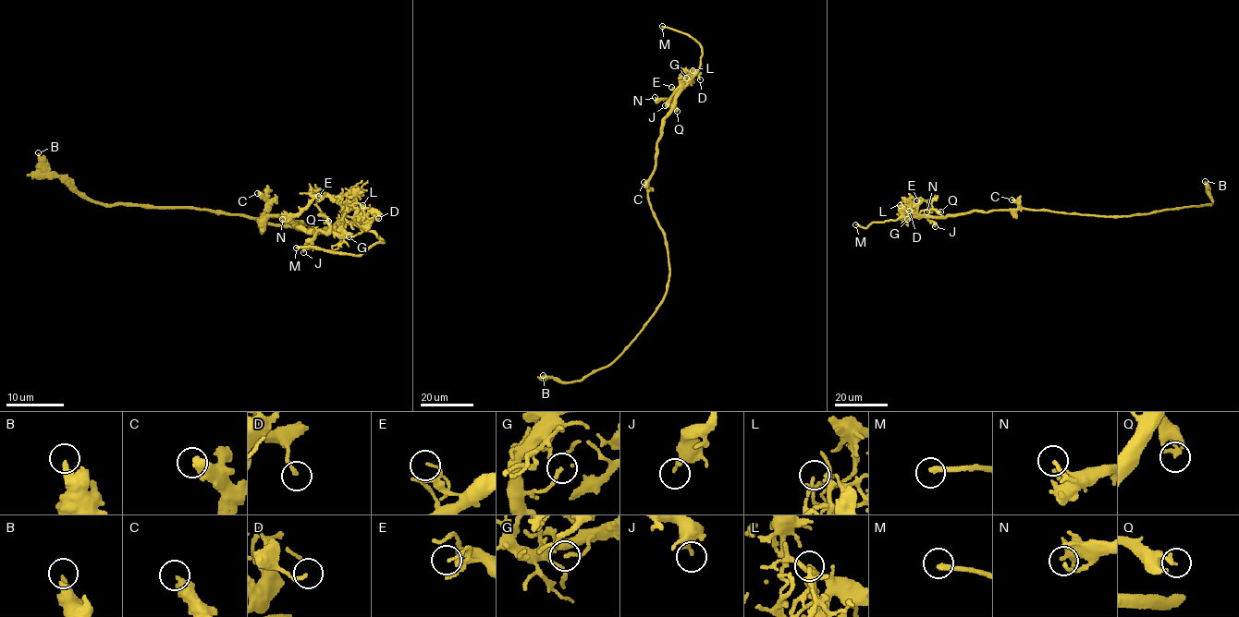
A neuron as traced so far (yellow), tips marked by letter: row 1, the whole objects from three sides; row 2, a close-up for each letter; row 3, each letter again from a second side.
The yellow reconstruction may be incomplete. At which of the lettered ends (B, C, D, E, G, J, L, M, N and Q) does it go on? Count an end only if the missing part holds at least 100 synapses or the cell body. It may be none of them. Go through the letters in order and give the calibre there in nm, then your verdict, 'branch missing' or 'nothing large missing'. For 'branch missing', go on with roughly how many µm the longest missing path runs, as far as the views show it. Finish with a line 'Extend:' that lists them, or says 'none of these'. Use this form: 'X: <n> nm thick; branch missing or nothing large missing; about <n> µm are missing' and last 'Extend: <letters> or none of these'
B: 280 nm thick; nothing large missing
C: 480 nm thick; nothing large missing
D: 170 nm thick; nothing large missing
E: 90 nm thick; nothing large missing
G: 180 nm thick; nothing large missing
J: 280 nm thick; nothing large missing
L: 140 nm thick; nothing large missing
M: 260 nm thick; branch missing; about 35 µm are missing
N: 110 nm thick; nothing large missing
Q: 220 nm thick; nothing large missing
Extend: M

